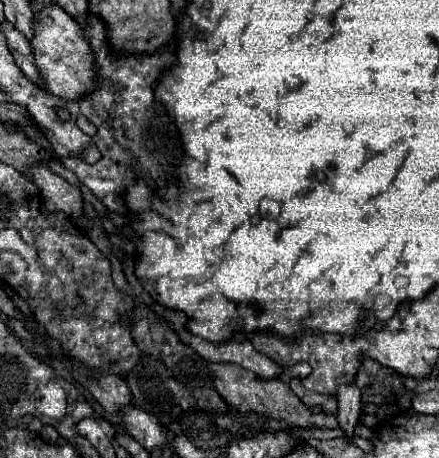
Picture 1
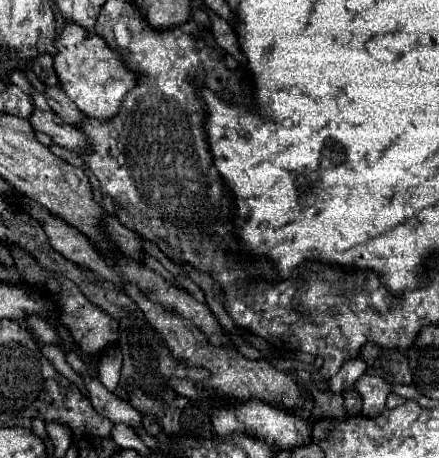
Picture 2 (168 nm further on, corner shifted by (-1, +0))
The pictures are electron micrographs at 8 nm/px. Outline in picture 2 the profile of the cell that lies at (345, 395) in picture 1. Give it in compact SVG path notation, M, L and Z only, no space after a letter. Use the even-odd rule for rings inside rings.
M360 358L348 360L348 362L340 368L338 376L334 376L334 378L330 380L330 390L336 392L336 394L344 394L346 390L354 390L356 382L358 382L358 378L364 374L364 370L366 370L366 364L364 364Z

